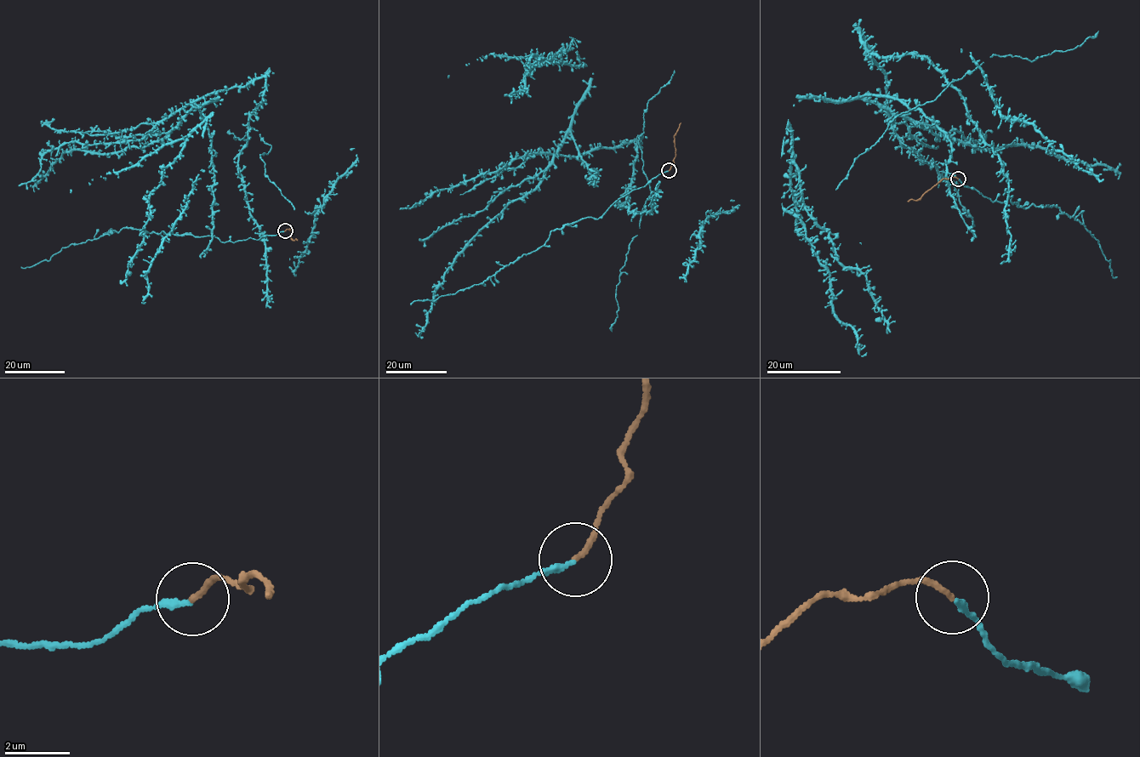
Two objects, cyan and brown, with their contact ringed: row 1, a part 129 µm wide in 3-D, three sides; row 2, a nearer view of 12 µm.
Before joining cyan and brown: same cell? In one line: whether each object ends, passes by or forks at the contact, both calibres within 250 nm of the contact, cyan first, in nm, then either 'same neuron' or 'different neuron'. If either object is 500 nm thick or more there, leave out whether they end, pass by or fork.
cyan ends | brown ends | 170/150 nm | same neuron

